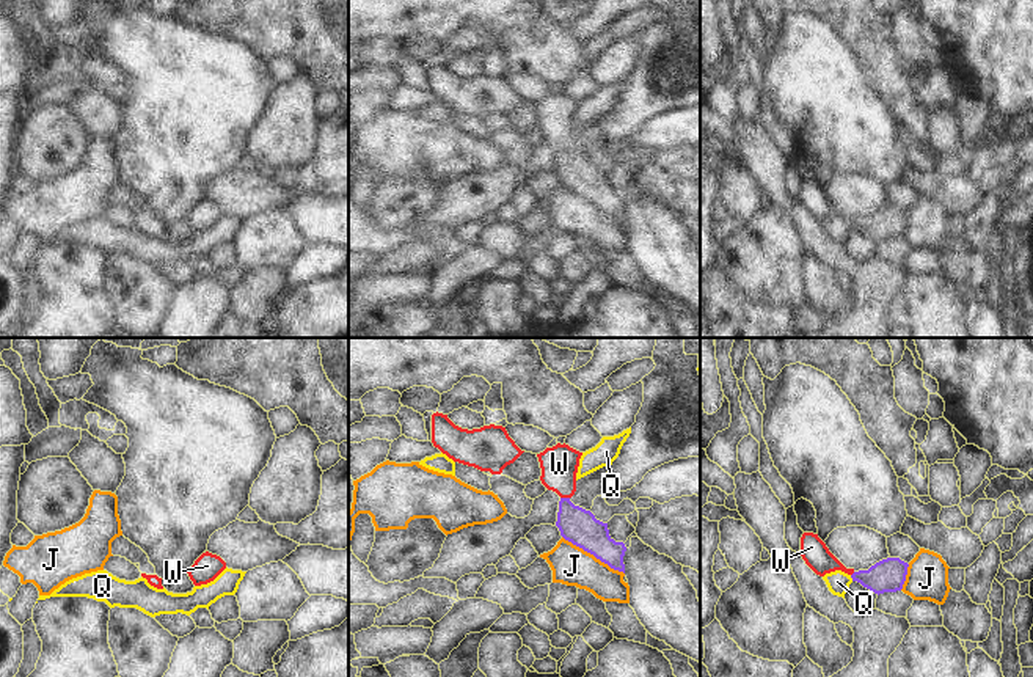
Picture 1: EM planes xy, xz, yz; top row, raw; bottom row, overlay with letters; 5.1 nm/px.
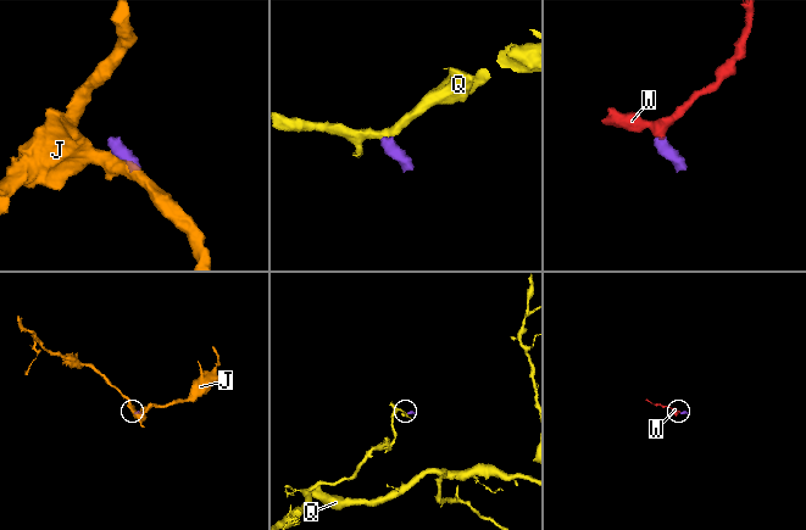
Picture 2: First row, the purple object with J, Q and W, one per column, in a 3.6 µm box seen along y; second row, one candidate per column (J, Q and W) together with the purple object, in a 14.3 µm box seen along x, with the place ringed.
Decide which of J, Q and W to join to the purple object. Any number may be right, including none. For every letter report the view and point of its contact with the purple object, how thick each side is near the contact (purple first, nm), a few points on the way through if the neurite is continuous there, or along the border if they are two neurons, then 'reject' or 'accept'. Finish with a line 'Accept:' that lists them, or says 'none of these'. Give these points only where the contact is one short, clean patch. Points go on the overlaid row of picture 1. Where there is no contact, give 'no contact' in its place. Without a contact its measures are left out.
J: meets purple in xz at (594, 555); 190 nm thick on the purple side, 200 nm on the other; border along xz (562, 536), (624, 574); reject
Q: meets purple in yz at (851, 577); 170 nm thick on the purple side, 120 nm on the other; border along yz (850, 575), (853, 580); reject
W: meets purple in xz at (565, 498); 190 nm thick on the purple side, 190 nm on the other; runs through xz (576, 525), (569, 515), (565, 498), (559, 464); accept
Accept: W

